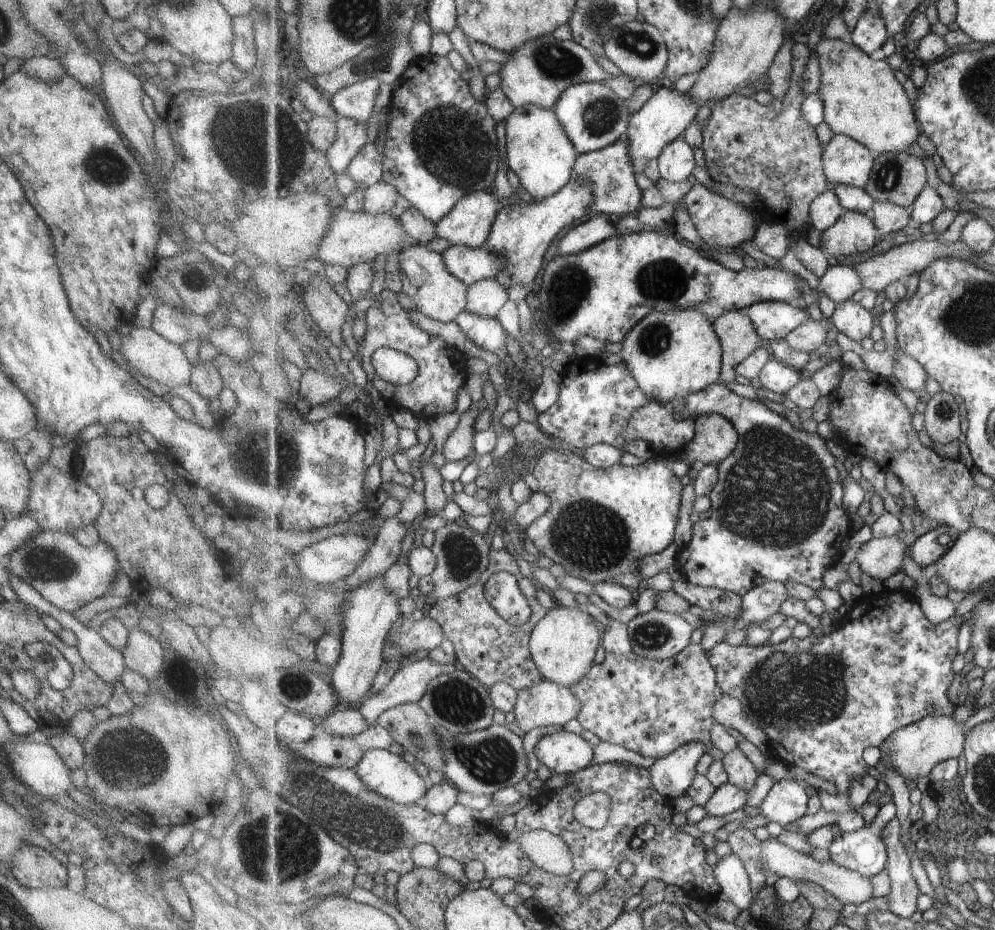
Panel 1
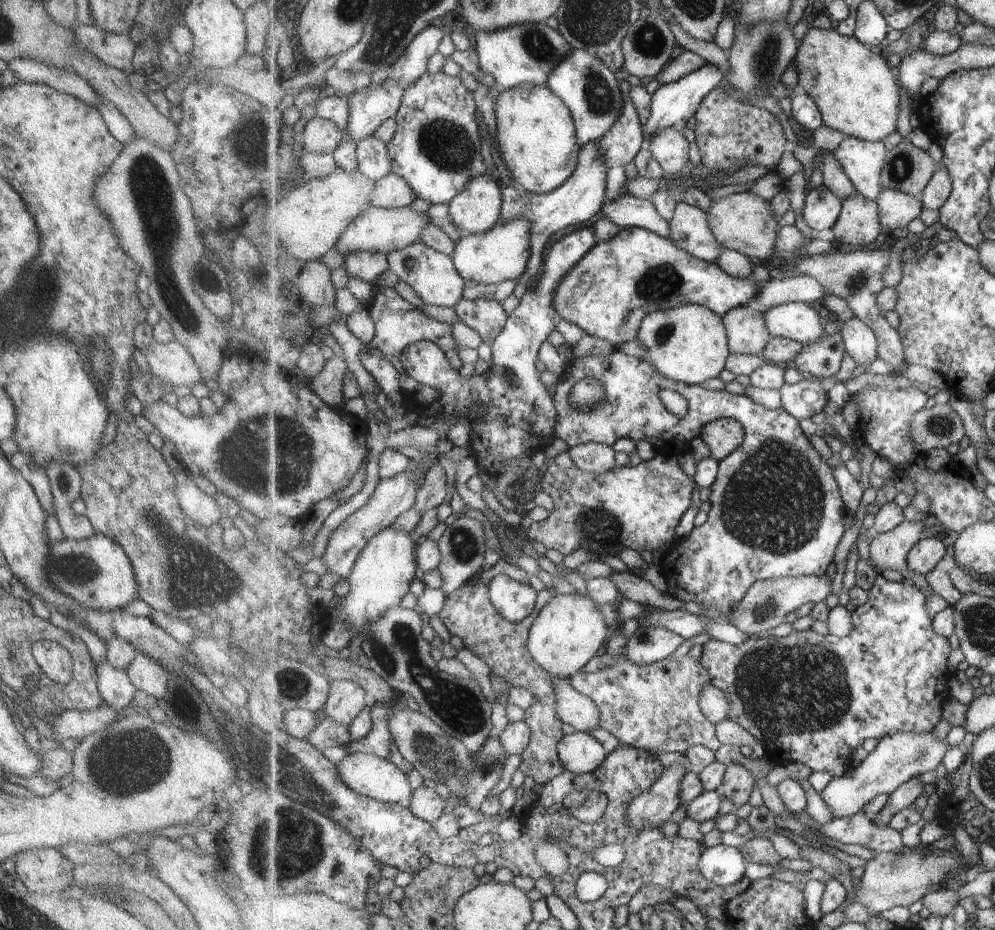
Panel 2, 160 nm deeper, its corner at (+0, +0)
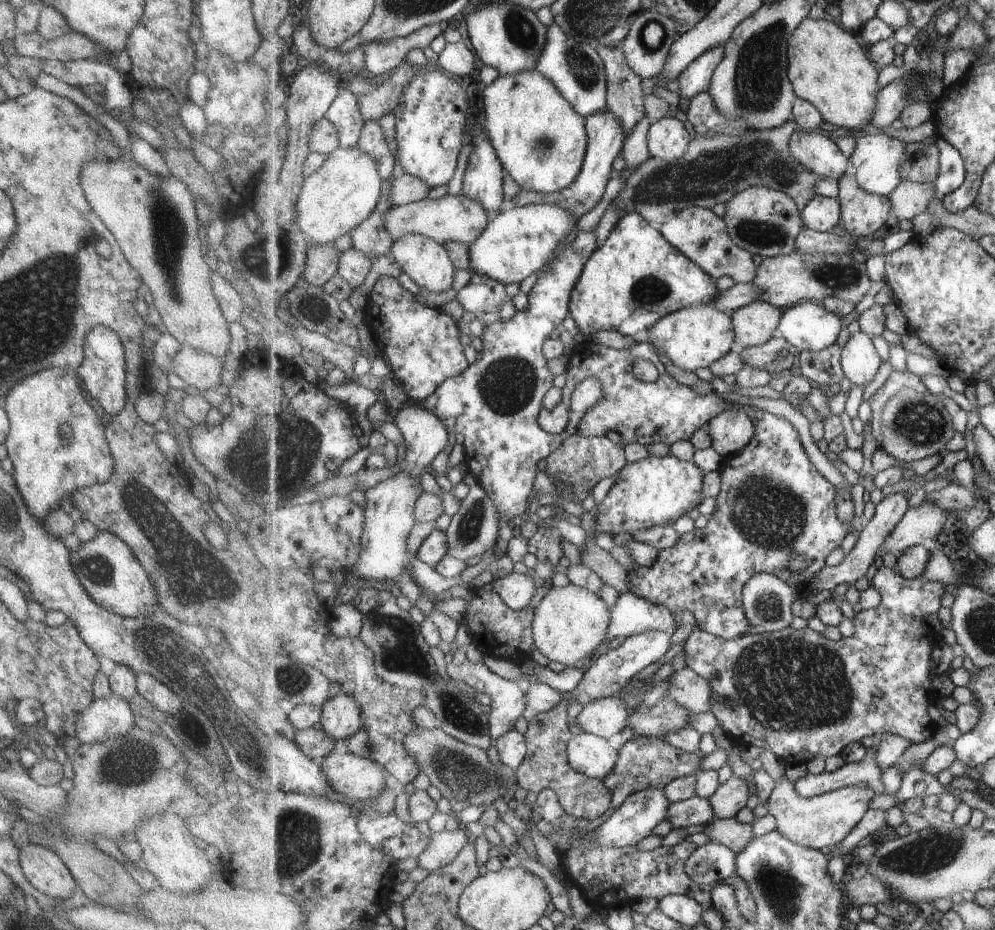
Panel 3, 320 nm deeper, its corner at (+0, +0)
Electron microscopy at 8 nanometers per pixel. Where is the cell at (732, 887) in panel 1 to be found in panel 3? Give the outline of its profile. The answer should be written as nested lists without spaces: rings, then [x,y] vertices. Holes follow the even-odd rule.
[[[710,840],[689,855],[686,871],[697,884],[716,884],[736,874],[737,857],[733,849]]]

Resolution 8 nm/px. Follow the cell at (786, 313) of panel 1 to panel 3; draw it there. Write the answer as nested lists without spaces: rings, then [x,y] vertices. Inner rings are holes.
[[[805,301],[784,311],[780,331],[799,351],[820,351],[835,345],[843,330],[843,317],[822,303]]]

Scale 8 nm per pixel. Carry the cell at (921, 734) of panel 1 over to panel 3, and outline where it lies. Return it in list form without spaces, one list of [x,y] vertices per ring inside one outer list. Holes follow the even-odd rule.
[[[786,777],[777,782],[771,798],[766,801],[769,813],[776,819],[776,828],[795,844],[810,849],[825,850],[825,848],[831,848],[837,842],[841,842],[864,818],[871,800],[876,794],[873,789],[868,787],[859,785],[858,788],[857,785],[851,785],[807,798],[799,794],[795,783]]]

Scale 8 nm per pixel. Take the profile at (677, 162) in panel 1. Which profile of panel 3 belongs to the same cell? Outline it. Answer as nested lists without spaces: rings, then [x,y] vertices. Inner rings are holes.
[[[669,115],[652,124],[648,132],[648,145],[653,157],[674,161],[688,151],[694,138],[689,124]]]

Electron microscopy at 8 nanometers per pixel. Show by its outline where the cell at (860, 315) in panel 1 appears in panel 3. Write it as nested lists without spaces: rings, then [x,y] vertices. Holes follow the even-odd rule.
[[[859,330],[842,348],[844,373],[857,386],[869,386],[881,368],[881,356],[877,354],[871,337]]]

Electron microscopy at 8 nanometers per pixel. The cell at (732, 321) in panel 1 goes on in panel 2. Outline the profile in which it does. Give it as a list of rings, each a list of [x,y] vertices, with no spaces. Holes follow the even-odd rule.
[[[747,305],[734,308],[723,317],[731,353],[761,355],[773,337],[767,328],[765,315]]]

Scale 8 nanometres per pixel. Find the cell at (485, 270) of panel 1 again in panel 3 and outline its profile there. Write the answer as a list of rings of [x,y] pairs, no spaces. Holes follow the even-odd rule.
[[[530,204],[500,211],[494,216],[481,238],[470,246],[471,269],[489,275],[504,285],[523,282],[536,273],[562,247],[565,238],[576,231],[576,216],[561,205]]]

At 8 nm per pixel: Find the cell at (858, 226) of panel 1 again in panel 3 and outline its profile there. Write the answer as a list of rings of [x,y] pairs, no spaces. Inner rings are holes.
[[[845,175],[838,182],[842,222],[851,238],[877,232],[889,216],[892,206],[888,196],[867,192],[855,175]]]

